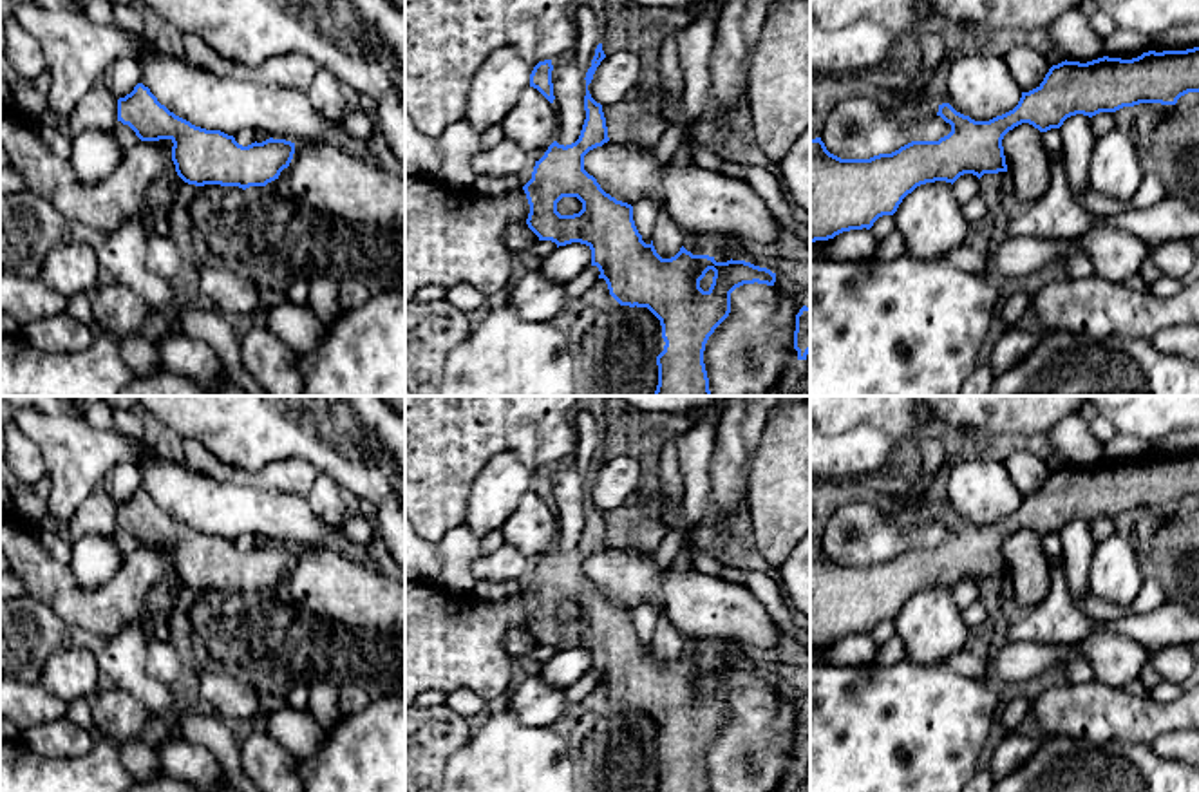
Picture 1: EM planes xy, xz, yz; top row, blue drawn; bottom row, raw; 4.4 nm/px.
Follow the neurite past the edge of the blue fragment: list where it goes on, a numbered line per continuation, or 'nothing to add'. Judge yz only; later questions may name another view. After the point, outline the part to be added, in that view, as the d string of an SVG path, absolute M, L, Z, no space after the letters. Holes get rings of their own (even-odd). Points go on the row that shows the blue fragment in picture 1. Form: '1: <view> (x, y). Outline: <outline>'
nothing to add

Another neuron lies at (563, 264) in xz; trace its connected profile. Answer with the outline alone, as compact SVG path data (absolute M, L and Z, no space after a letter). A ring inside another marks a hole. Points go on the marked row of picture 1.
M571 242L555 248L541 264L539 273L557 284L568 284L591 264L591 250L586 244Z

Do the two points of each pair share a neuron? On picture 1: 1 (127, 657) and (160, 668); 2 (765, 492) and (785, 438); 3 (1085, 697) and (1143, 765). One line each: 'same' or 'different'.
1: different
2: same
3: different

